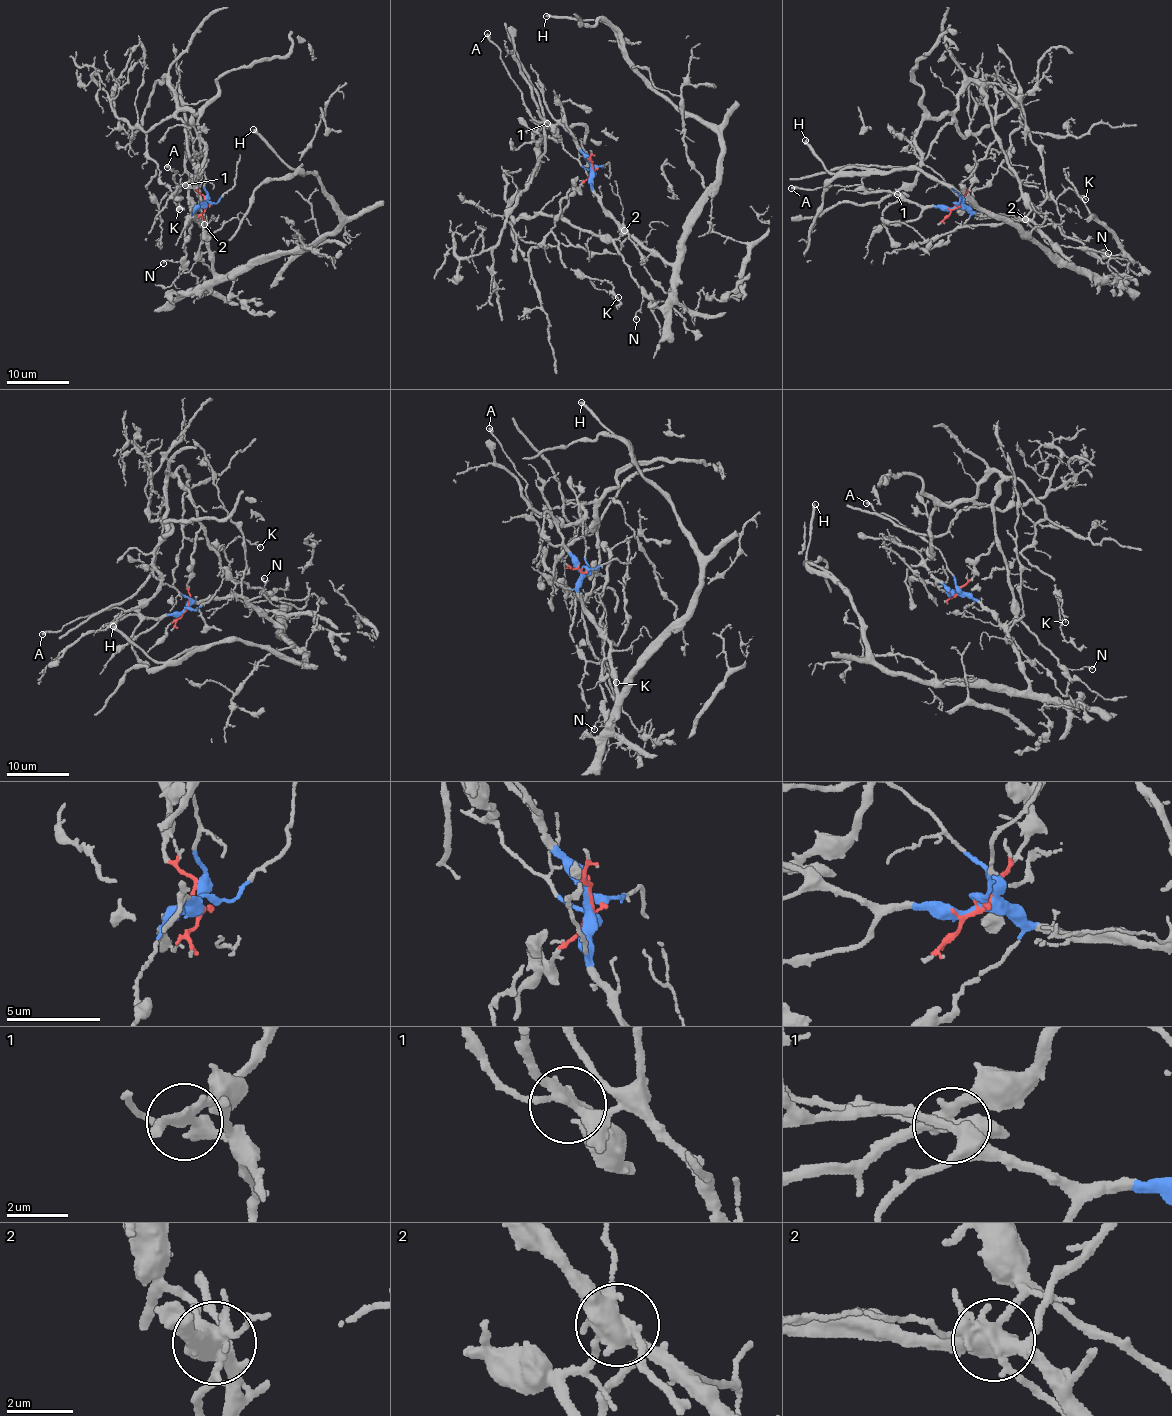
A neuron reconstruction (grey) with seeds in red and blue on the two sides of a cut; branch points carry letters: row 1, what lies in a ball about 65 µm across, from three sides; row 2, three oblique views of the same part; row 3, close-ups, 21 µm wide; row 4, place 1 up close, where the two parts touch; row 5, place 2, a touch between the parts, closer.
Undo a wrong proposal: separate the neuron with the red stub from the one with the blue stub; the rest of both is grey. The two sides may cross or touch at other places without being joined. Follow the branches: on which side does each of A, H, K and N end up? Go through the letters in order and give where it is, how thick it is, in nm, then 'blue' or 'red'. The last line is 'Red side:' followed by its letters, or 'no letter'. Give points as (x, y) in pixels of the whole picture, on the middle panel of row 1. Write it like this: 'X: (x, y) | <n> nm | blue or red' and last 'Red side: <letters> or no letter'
A: (487, 33) | 360 nm | blue
H: (546, 16) | 360 nm | blue
K: (618, 297) | 90 nm | red
N: (636, 319) | 140 nm | red
Red side: K, N

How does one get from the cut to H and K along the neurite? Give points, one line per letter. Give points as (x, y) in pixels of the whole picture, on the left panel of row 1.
H: (204, 205), (192, 215), (224, 274), (294, 253), (341, 224), (316, 176), (285, 165), (253, 129)
K: (205, 204), (185, 107), (160, 79), (144, 112), (157, 164), (145, 186), (179, 208)

